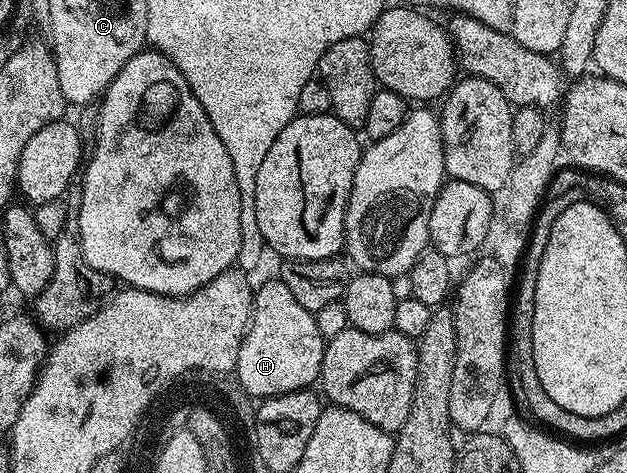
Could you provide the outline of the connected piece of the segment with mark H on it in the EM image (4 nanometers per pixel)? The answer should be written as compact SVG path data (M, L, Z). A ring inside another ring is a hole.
M279 279L265 281L256 286L253 295L253 316L249 318L249 330L245 332L243 343L239 347L239 359L235 370L235 381L254 399L278 397L296 389L307 389L321 376L321 364L324 359L326 338L319 335L317 318L309 312L295 295L291 295L291 287Z

